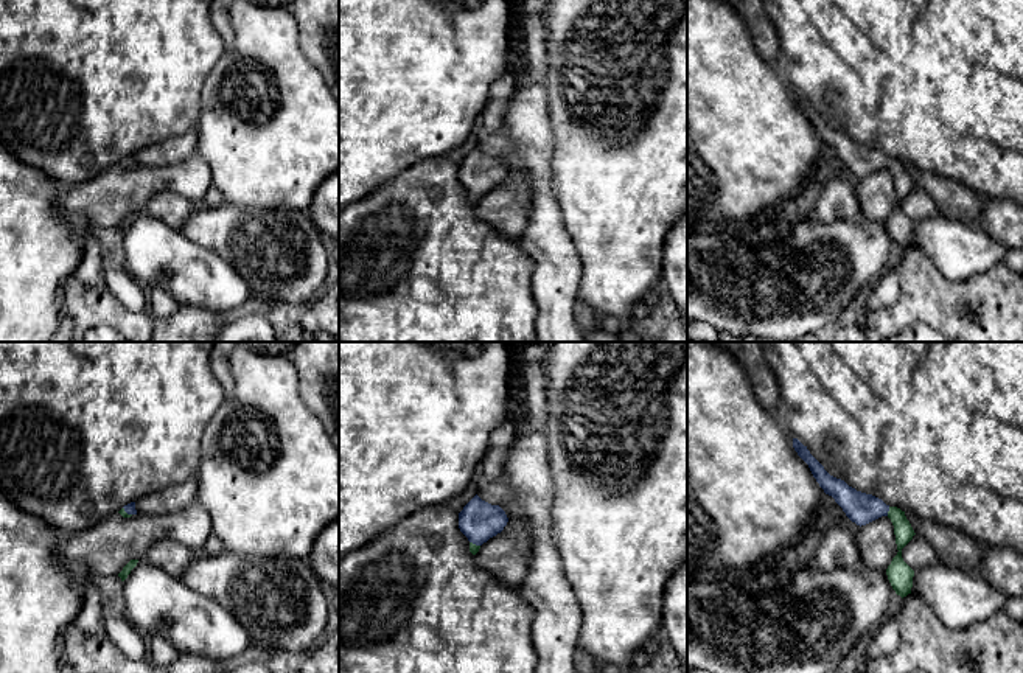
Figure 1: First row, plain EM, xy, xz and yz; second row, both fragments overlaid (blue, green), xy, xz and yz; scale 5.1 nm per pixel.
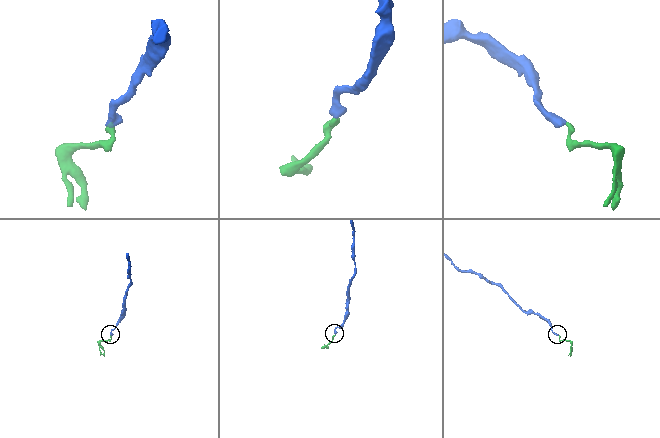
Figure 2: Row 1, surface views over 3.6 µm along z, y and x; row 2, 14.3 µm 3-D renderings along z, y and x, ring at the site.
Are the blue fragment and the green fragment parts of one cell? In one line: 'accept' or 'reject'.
accept

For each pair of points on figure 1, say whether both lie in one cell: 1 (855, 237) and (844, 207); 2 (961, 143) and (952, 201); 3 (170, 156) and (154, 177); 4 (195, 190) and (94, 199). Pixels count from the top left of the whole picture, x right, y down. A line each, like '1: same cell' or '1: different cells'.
1: different cells
2: different cells
3: different cells
4: same cell

